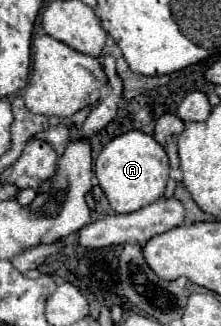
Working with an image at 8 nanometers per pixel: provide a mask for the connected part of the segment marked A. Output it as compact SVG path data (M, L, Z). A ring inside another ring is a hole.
M130 130L114 138L108 146L104 146L94 162L94 174L98 178L98 184L108 196L112 210L118 214L136 212L164 196L168 172L170 164L164 148L154 140L154 136L140 130Z

